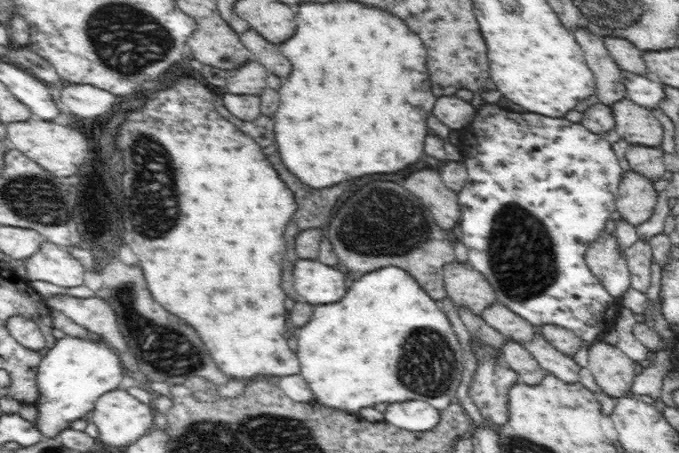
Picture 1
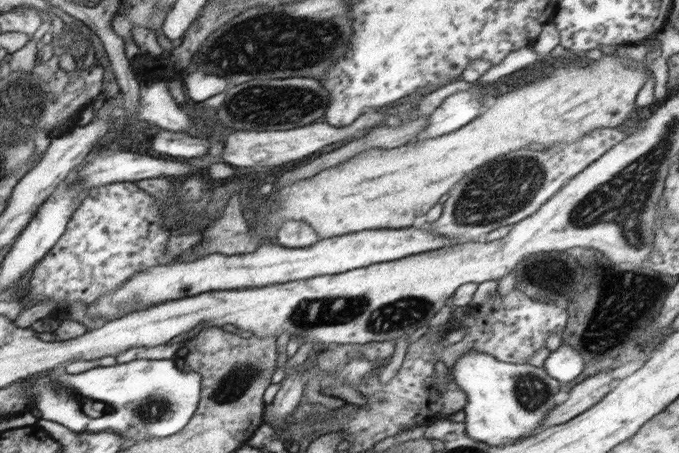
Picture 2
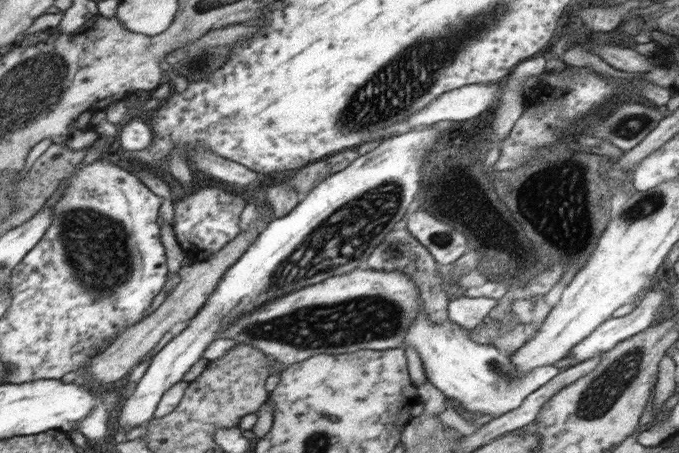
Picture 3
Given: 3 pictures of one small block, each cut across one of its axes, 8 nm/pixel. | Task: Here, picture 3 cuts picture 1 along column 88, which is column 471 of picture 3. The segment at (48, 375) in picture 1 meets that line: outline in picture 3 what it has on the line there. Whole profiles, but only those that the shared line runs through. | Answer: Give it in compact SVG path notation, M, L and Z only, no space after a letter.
M423 309L417 312L407 328L403 344L411 346L420 355L428 381L464 412L474 412L477 416L492 415L496 418L518 408L531 392L553 380L560 372L551 365L522 375L514 367L514 362L492 344L474 342L465 329L450 320L433 323Z

